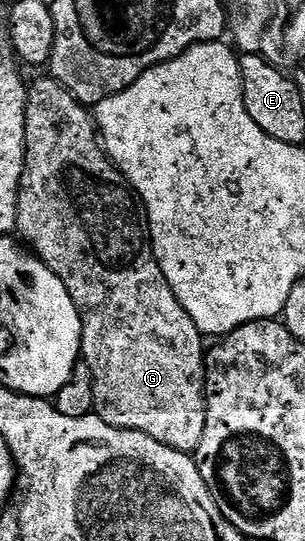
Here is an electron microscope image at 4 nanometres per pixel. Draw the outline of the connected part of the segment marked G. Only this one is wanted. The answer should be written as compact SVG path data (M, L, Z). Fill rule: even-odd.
M51 76L40 78L36 83L27 87L28 103L26 104L26 156L24 157L24 171L20 181L20 191L16 199L16 230L19 237L30 247L40 261L45 262L66 284L66 292L70 292L70 300L80 310L82 320L82 344L80 353L83 365L90 368L92 383L94 384L94 413L106 424L117 426L123 430L142 432L162 444L166 444L175 450L194 452L202 440L202 432L206 428L206 412L208 411L208 399L204 396L204 355L206 353L205 335L190 320L190 316L178 304L158 260L152 253L152 236L148 233L148 219L146 211L127 178L121 174L115 162L108 157L101 139L98 137L98 127L90 113L89 107L83 106L73 94L61 82L57 82Z

